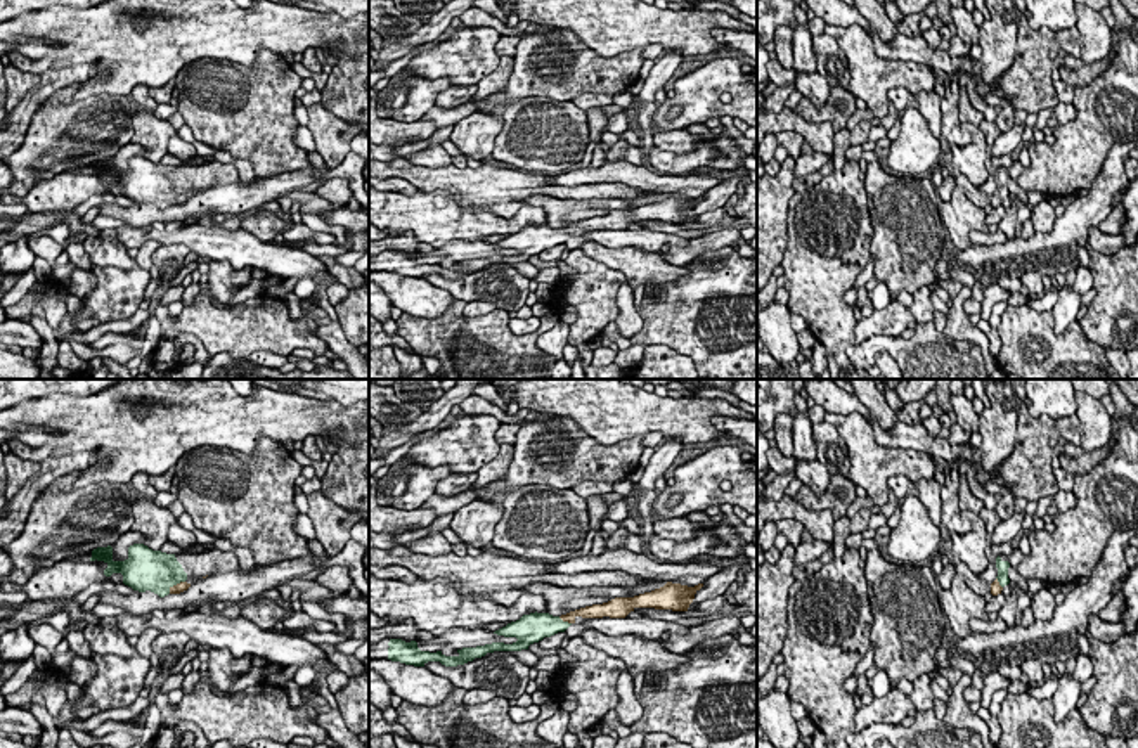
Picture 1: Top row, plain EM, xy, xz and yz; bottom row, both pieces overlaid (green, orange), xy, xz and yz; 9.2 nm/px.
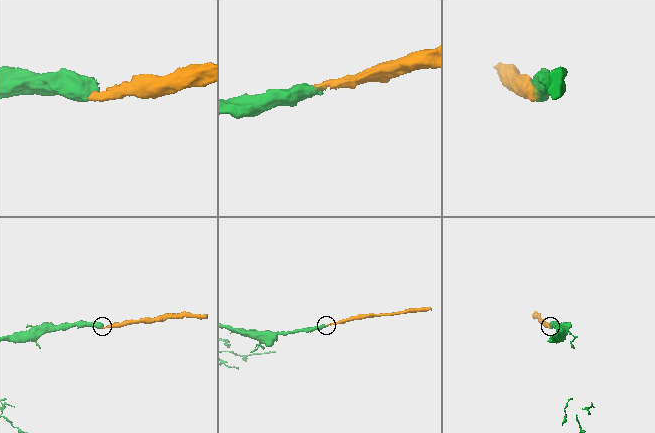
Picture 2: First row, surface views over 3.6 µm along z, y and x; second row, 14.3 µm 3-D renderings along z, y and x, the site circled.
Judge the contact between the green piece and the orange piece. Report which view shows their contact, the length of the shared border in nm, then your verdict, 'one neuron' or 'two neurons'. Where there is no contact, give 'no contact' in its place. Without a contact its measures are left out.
contact in xz; length 140 nm; one neuron

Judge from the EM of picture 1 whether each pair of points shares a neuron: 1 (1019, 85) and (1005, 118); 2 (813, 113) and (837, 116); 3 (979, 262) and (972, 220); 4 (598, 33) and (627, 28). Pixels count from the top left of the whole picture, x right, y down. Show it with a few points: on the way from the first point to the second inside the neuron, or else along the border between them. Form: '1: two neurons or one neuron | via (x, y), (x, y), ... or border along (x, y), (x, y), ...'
1: two neurons | border along (1007, 101), (1014, 109)
2: one neuron | via (818, 113), (832, 113)
3: two neurons | border along (972, 245), (958, 250)
4: one neuron | via (605, 28), (620, 28)

